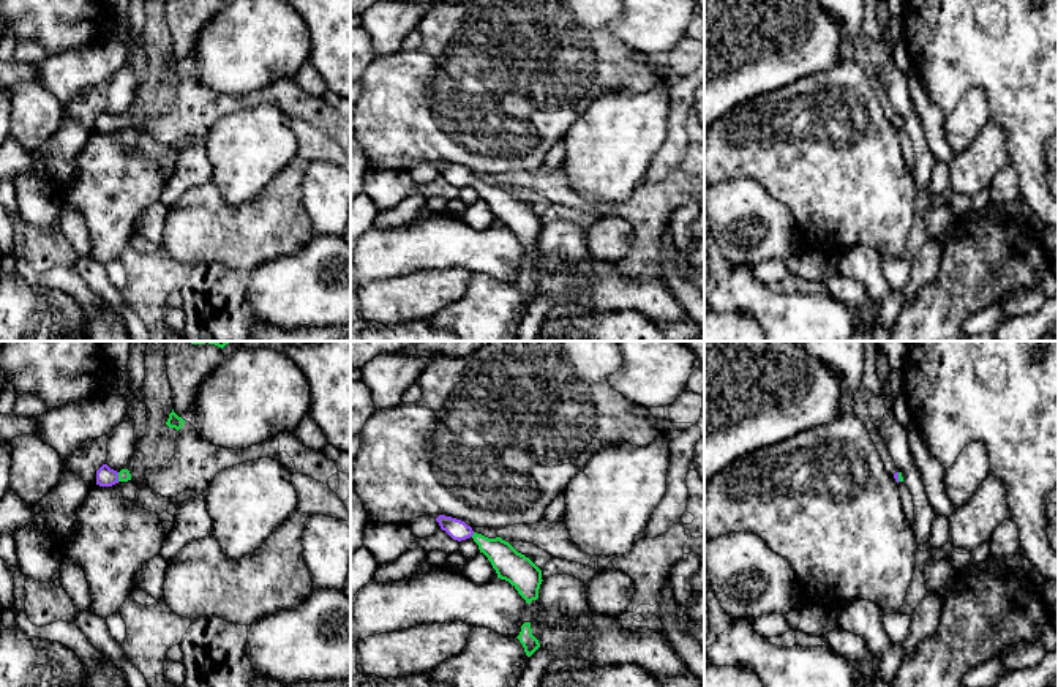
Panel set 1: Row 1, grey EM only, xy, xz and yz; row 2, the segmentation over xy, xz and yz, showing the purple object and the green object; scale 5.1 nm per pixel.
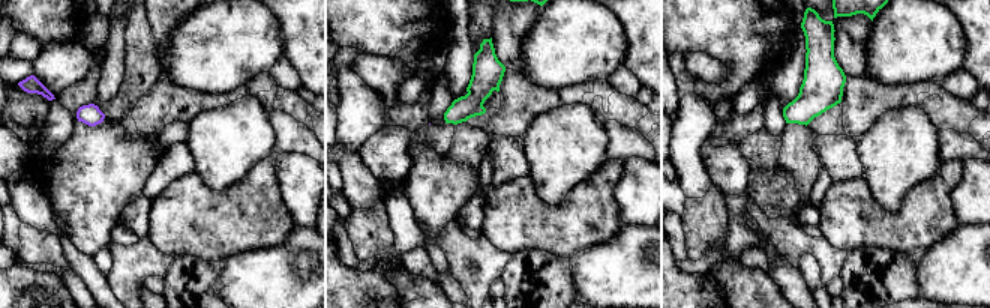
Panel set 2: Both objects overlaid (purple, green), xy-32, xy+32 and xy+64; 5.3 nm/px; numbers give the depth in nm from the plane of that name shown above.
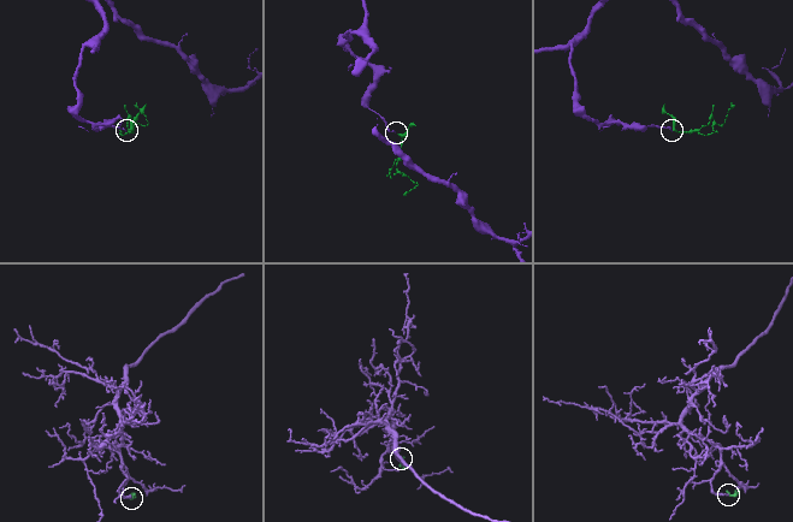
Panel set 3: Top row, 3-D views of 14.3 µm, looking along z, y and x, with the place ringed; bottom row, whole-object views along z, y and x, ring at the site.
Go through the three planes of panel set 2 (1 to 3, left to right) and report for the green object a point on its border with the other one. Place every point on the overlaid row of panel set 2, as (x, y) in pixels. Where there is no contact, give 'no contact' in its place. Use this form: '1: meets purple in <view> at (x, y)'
1: no contact
2: no contact
3: no contact

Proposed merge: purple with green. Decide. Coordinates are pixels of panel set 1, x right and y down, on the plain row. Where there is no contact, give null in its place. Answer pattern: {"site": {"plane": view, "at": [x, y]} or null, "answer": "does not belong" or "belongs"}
{"site": {"plane": "xz", "at": [472, 180]}, "answer": "belongs"}

